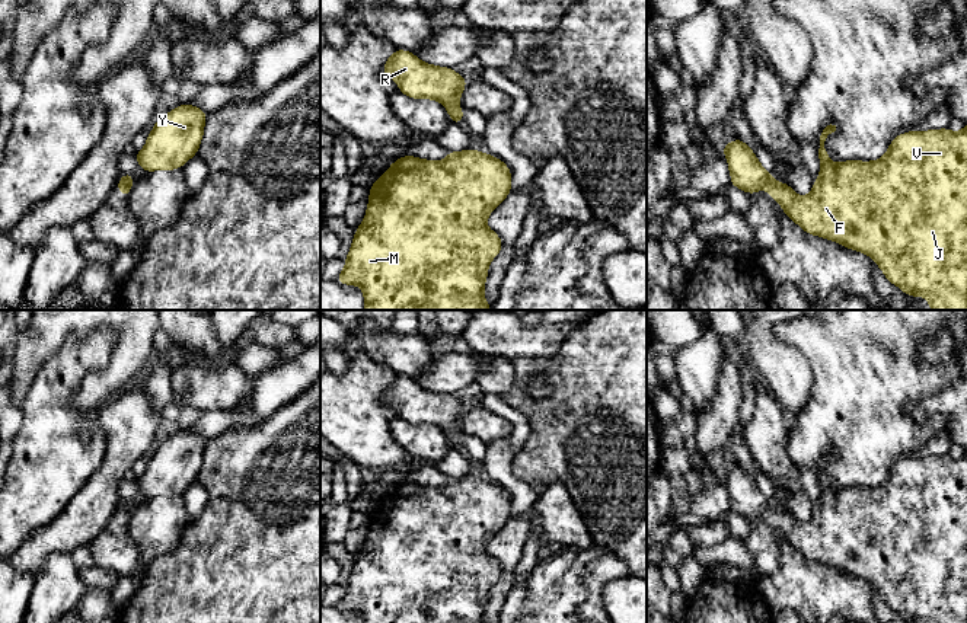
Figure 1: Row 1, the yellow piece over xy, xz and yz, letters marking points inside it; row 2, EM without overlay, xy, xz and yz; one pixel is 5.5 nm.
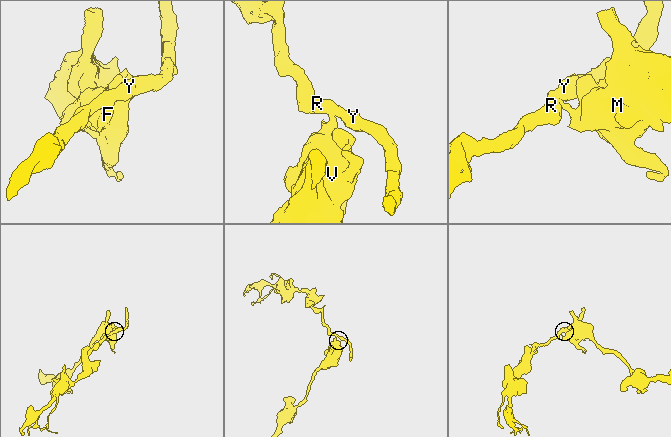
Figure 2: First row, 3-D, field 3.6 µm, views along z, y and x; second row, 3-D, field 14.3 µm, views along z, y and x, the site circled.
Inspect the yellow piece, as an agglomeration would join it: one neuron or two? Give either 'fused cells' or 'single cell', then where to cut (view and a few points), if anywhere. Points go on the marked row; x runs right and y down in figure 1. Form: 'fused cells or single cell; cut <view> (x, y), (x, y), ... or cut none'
fused cells; cut xz (456, 102), (446, 106)

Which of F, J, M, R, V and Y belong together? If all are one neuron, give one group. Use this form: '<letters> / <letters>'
F J M V / R Y

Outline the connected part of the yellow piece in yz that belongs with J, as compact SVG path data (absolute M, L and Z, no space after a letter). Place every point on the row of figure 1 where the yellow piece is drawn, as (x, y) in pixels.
M830 124L820 135L816 151L821 170L807 197L798 197L788 183L773 178L765 189L805 233L868 255L906 295L923 295L932 310L967 310L967 125L958 132L950 128L907 131L894 137L878 160L837 164L830 162L824 147L826 138L834 131L836 125Z

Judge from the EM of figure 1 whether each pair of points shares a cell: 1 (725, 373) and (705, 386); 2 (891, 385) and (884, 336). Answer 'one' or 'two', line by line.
1: two
2: one

